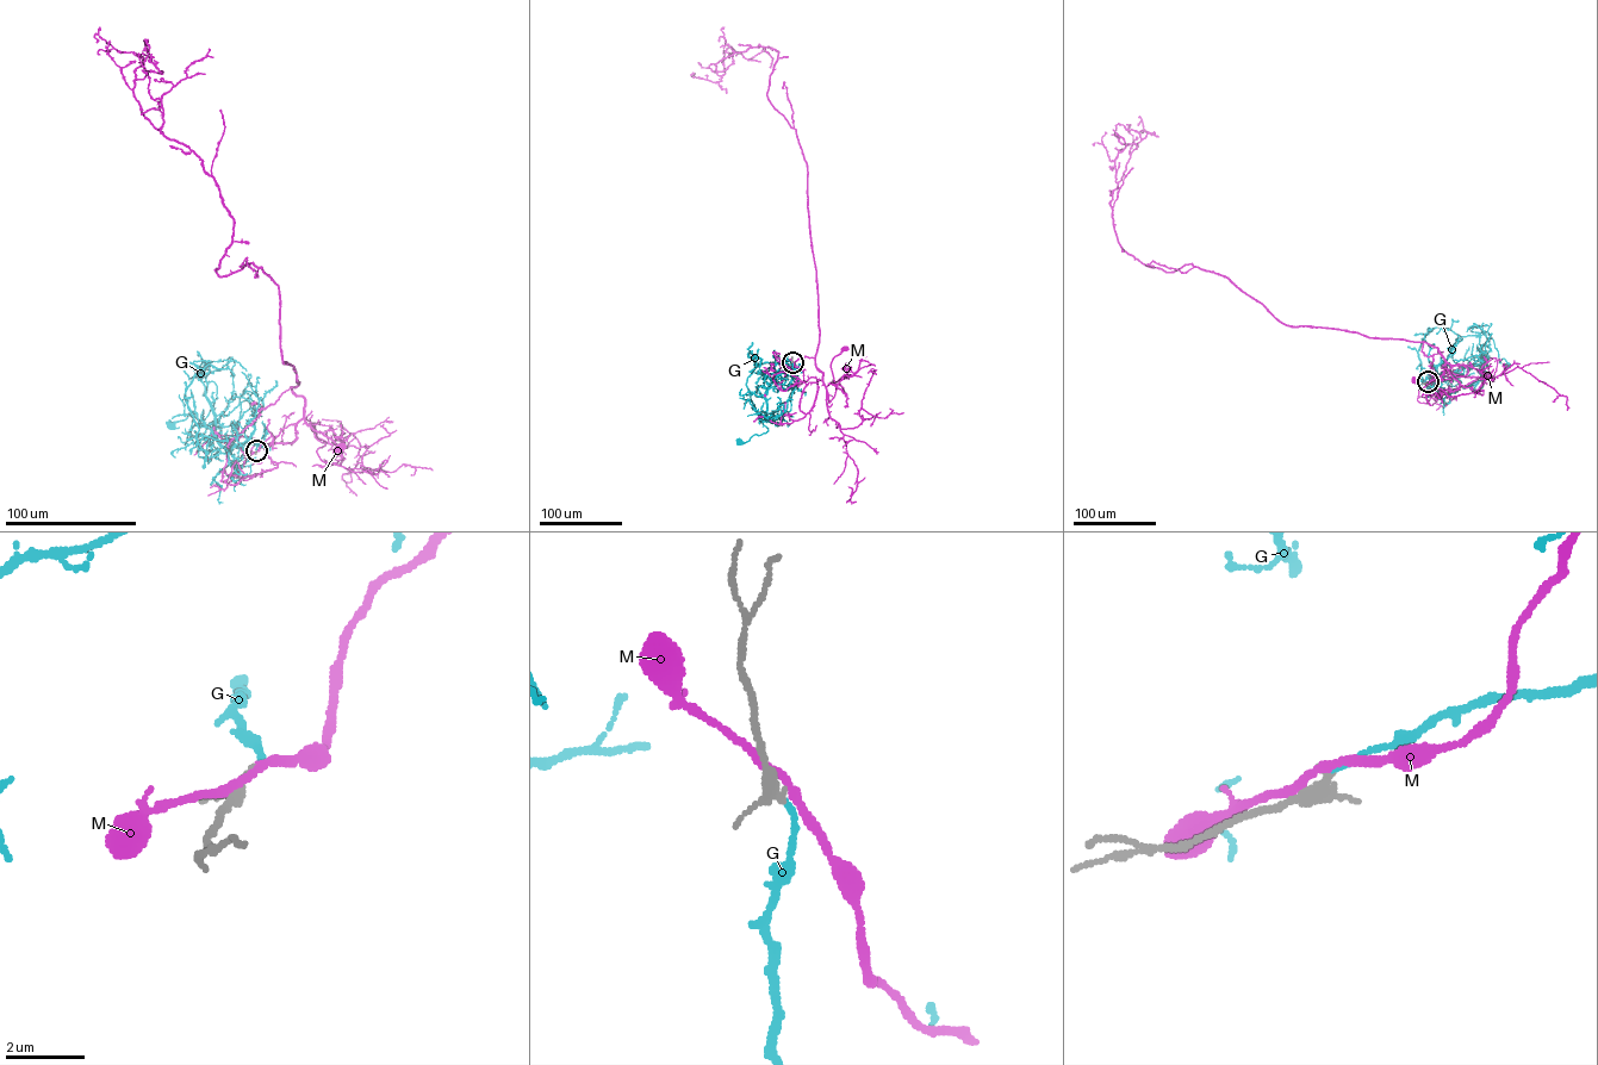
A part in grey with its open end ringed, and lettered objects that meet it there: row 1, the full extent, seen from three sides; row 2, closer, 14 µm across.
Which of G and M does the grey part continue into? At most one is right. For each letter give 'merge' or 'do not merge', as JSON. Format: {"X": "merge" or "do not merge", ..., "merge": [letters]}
{"G": "do not merge", "M": "do not merge", "merge": []}

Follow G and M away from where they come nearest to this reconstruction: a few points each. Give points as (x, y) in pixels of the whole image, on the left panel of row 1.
G: (256, 450), (248, 438), (224, 447), (213, 433), (205, 396), (213, 381), (207, 416), (188, 413), (171, 425)
M: (256, 450), (303, 419), (313, 424), (315, 437), (324, 443), (317, 450), (323, 461), (329, 462), (339, 448)

